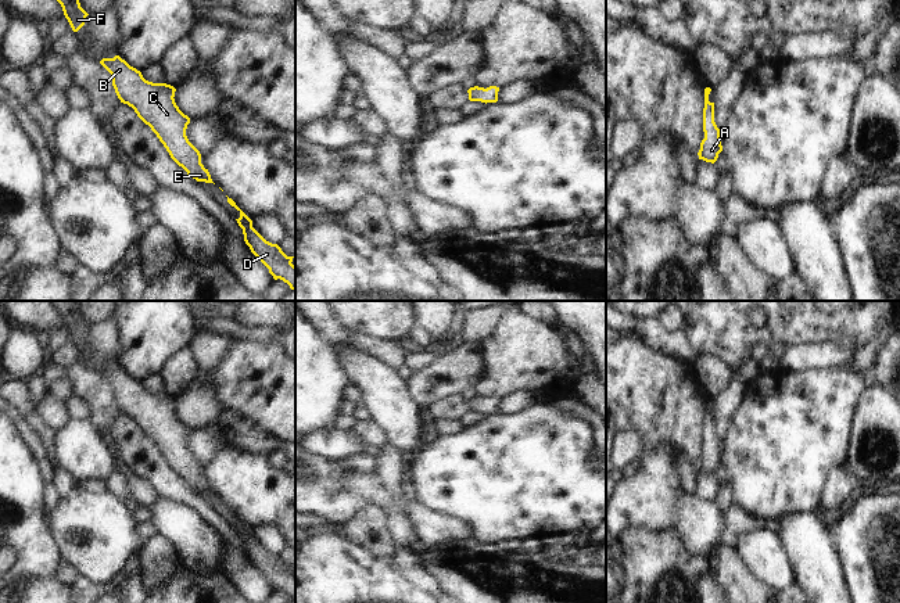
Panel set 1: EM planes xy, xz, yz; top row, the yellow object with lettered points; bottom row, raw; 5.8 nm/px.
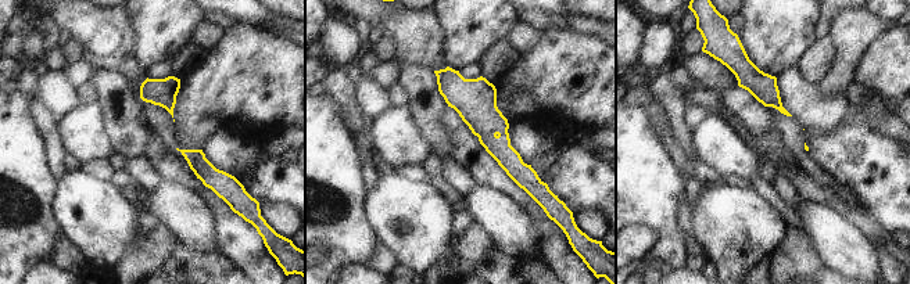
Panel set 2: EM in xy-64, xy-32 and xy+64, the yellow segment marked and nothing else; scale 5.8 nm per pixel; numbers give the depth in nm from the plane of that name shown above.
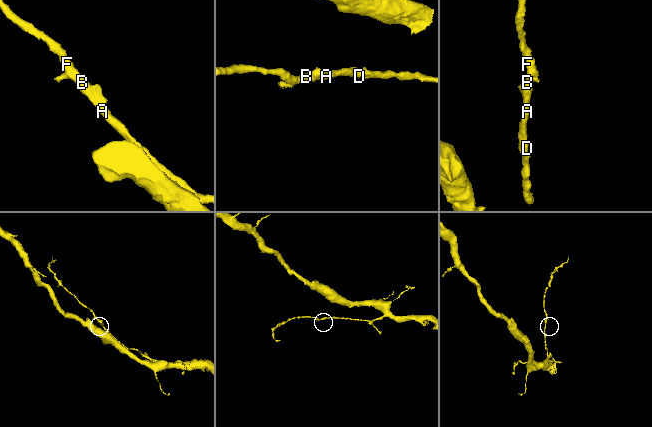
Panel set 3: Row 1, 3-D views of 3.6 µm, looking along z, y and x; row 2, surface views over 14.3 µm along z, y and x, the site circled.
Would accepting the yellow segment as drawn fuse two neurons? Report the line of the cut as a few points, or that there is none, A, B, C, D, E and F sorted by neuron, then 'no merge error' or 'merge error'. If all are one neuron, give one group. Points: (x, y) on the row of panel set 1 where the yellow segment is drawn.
cut none; groups A B C D E F; no merge error

